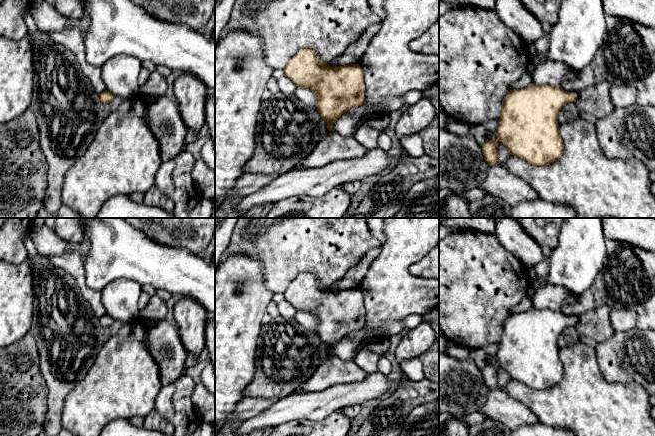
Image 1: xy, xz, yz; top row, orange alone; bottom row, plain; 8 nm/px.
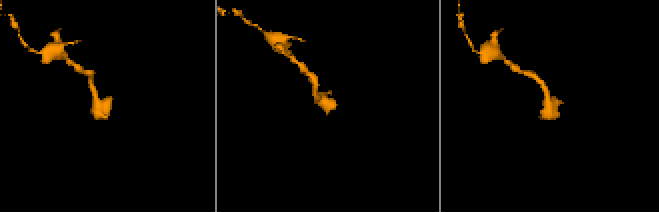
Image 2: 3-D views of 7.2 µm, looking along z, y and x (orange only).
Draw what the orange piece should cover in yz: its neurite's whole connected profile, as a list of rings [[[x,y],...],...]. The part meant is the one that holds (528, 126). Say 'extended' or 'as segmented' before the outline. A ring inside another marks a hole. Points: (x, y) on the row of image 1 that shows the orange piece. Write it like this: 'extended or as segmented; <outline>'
as segmented; [[[531,83],[520,89],[511,89],[502,101],[499,125],[495,134],[511,155],[537,166],[548,165],[560,158],[564,143],[560,136],[558,112],[567,103],[576,101],[577,94],[560,86]]]

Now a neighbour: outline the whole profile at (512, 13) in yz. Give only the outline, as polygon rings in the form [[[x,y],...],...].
[[[496,0],[495,13],[525,43],[536,42],[544,34],[541,22],[520,0]]]

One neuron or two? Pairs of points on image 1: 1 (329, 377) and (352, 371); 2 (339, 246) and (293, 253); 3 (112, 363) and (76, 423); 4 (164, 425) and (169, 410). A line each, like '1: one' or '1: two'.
1: one
2: one
3: one
4: two

